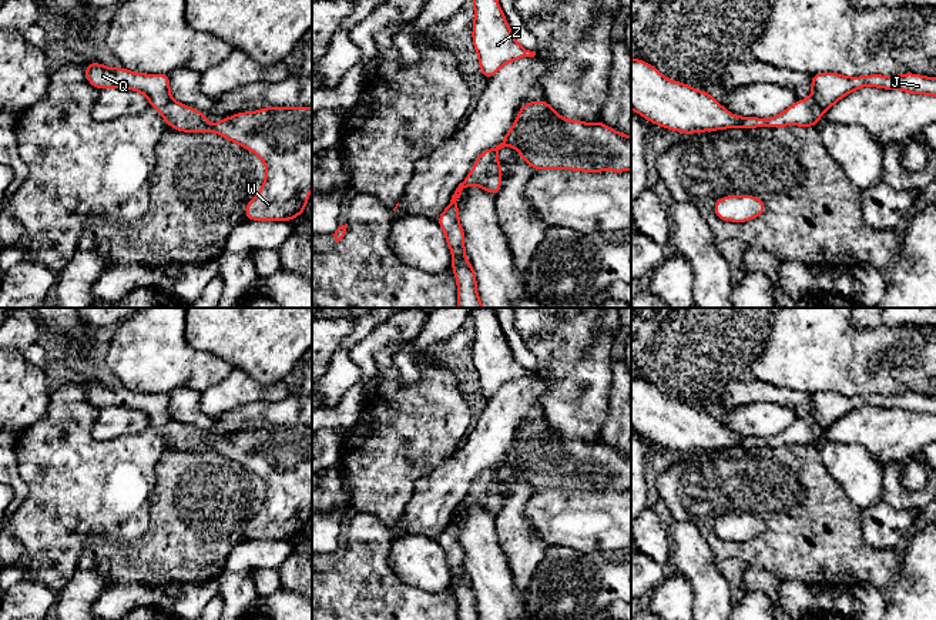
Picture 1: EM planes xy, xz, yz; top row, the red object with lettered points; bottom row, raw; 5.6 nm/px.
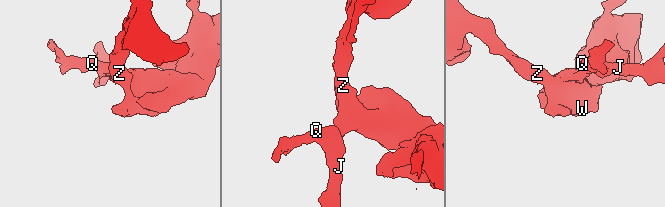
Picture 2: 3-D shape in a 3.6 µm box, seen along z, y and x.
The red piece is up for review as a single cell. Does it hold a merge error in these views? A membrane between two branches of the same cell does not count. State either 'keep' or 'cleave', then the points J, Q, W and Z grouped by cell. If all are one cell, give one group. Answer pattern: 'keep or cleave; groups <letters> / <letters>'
keep; groups J Q W Z

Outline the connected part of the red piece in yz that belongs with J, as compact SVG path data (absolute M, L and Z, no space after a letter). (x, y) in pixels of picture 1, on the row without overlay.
M631 378L631 428L652 443L684 453L735 446L815 446L823 430L828 430L846 413L866 405L936 415L936 396L913 392L862 396L819 392L812 395L811 403L812 416L809 419L798 419L778 435L771 438L735 436L709 412L695 409L685 402L671 401L647 381Z

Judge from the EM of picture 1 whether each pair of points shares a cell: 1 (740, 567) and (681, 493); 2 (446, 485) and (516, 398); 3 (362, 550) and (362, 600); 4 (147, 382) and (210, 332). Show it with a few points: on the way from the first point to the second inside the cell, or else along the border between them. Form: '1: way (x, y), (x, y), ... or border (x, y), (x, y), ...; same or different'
1: border (717, 560), (738, 558), (750, 566); different
2: way (466, 463), (492, 438), (502, 419); same
3: way (362, 563), (362, 587); same
4: border (184, 324), (184, 338), (194, 348), (224, 359); different

